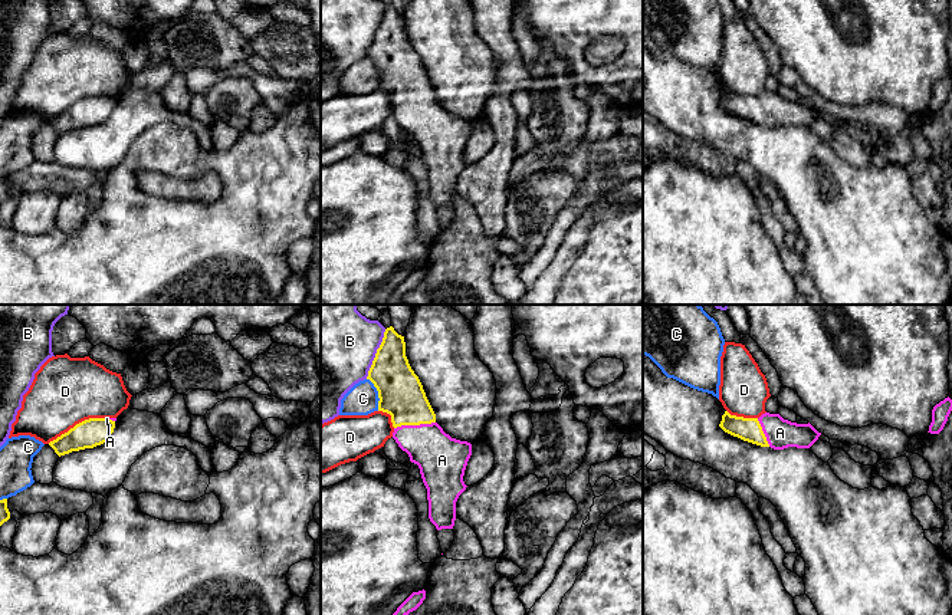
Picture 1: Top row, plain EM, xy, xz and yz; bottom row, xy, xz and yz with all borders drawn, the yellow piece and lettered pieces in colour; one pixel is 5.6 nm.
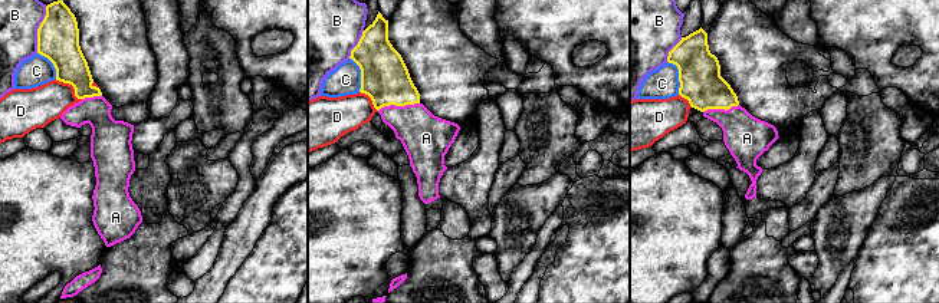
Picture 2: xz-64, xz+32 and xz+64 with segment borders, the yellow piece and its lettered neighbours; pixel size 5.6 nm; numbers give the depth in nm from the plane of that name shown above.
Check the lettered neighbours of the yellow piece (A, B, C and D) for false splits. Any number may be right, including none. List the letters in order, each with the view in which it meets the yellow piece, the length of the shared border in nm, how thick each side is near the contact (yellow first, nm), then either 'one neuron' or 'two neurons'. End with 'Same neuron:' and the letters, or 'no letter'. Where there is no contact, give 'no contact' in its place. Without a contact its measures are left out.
A: xz | 240 nm | 260/260 nm | one neuron
B: xz | 300 nm | 260/400 nm | two neurons
C: xz | 200 nm | 260/180 nm | two neurons
D: xy | 360 nm | 160/380 nm | two neurons
Same neuron: A

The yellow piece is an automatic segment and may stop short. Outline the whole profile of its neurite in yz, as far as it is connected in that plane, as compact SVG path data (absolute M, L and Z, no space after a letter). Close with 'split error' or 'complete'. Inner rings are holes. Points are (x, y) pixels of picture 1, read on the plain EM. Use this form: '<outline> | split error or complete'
M725 89L719 105L743 119L774 128L810 126L821 114L810 101L797 102L769 91L759 96L743 96Z | split error

